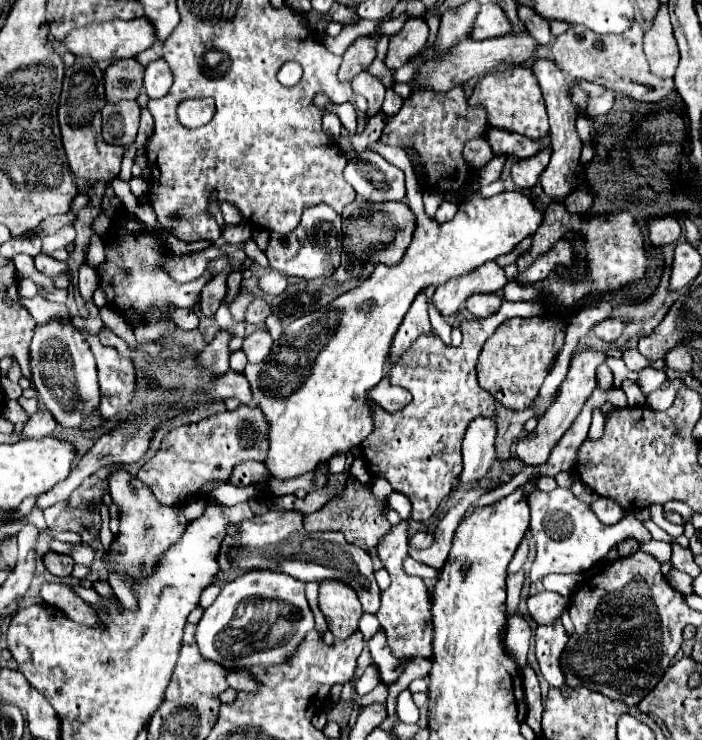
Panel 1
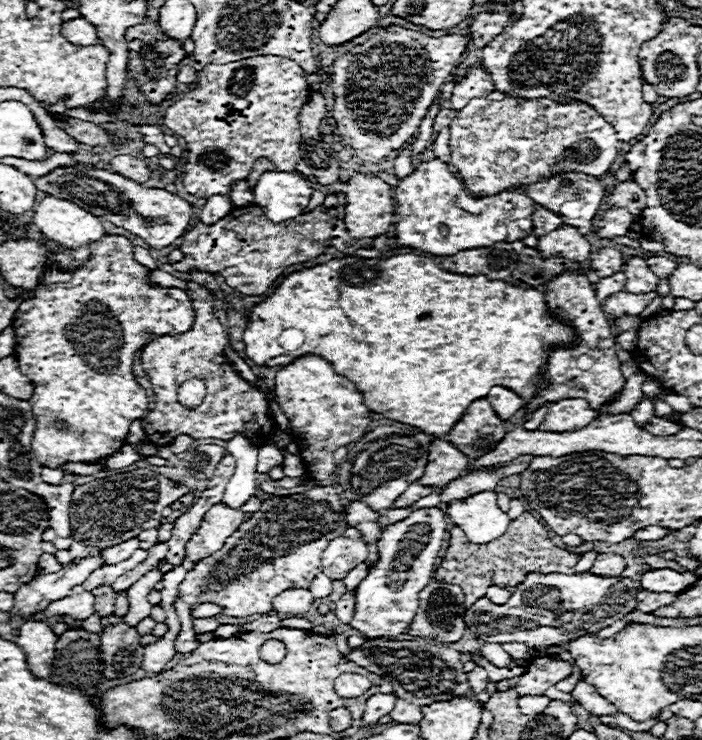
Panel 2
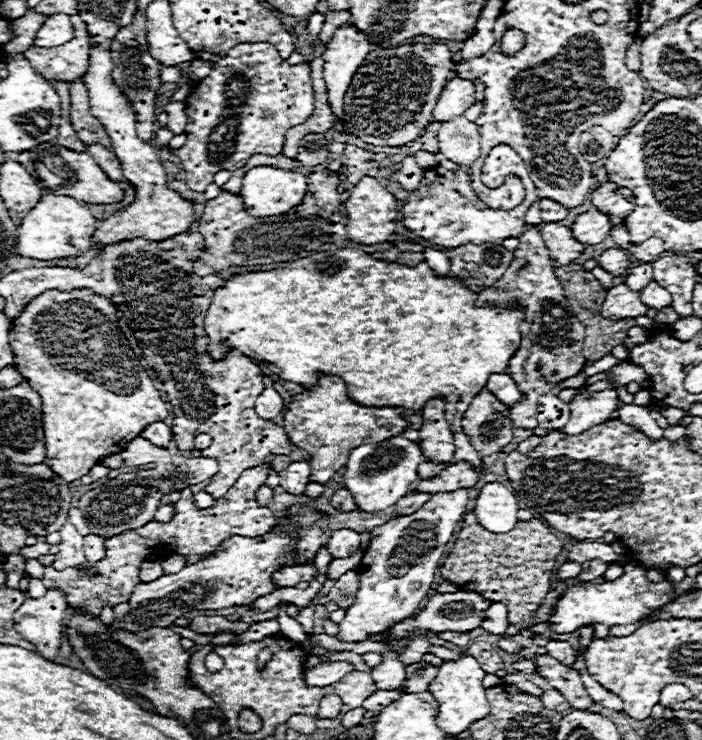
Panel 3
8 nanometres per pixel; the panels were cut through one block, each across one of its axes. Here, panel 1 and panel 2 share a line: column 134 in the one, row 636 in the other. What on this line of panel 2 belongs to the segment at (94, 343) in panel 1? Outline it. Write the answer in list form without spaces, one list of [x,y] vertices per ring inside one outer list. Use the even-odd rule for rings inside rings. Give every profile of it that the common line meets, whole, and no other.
[[[420,508],[408,518],[384,528],[380,544],[380,564],[372,566],[368,576],[356,588],[356,614],[352,628],[366,634],[368,640],[400,636],[408,630],[418,610],[418,592],[426,588],[436,570],[436,558],[446,532],[446,516],[440,508]]]

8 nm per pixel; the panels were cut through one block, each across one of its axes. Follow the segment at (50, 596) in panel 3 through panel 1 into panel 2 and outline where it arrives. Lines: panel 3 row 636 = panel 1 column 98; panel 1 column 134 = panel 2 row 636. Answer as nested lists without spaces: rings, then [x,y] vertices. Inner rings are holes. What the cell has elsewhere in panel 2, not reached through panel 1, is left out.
[[[28,620],[20,626],[16,644],[20,644],[20,648],[24,650],[28,668],[36,678],[50,676],[52,660],[56,656],[56,640],[58,636],[44,622]]]

